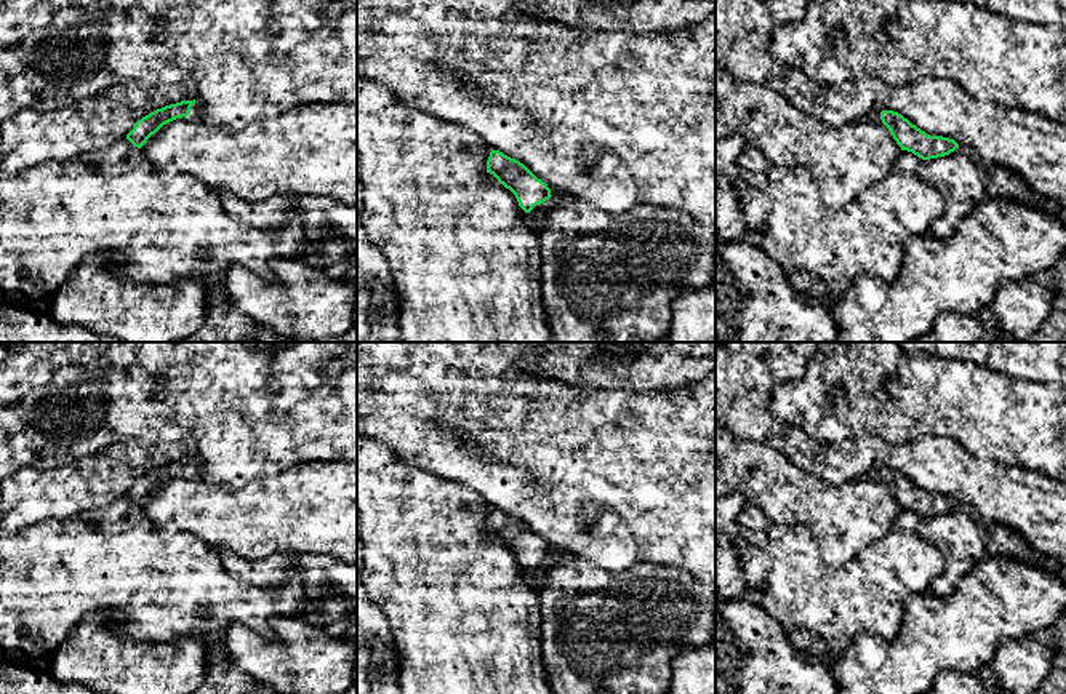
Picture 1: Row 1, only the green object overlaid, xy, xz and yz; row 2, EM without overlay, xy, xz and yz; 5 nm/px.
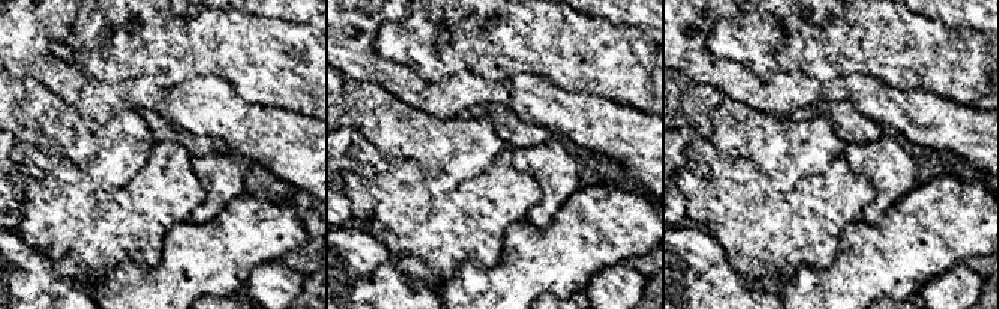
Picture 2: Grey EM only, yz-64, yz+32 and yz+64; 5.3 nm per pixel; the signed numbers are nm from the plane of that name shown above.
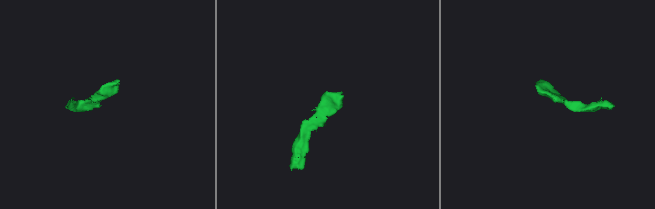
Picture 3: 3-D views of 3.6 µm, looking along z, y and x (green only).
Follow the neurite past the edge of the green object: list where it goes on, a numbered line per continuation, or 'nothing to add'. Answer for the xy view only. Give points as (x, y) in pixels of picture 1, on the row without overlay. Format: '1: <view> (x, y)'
1: xy (196, 472)

